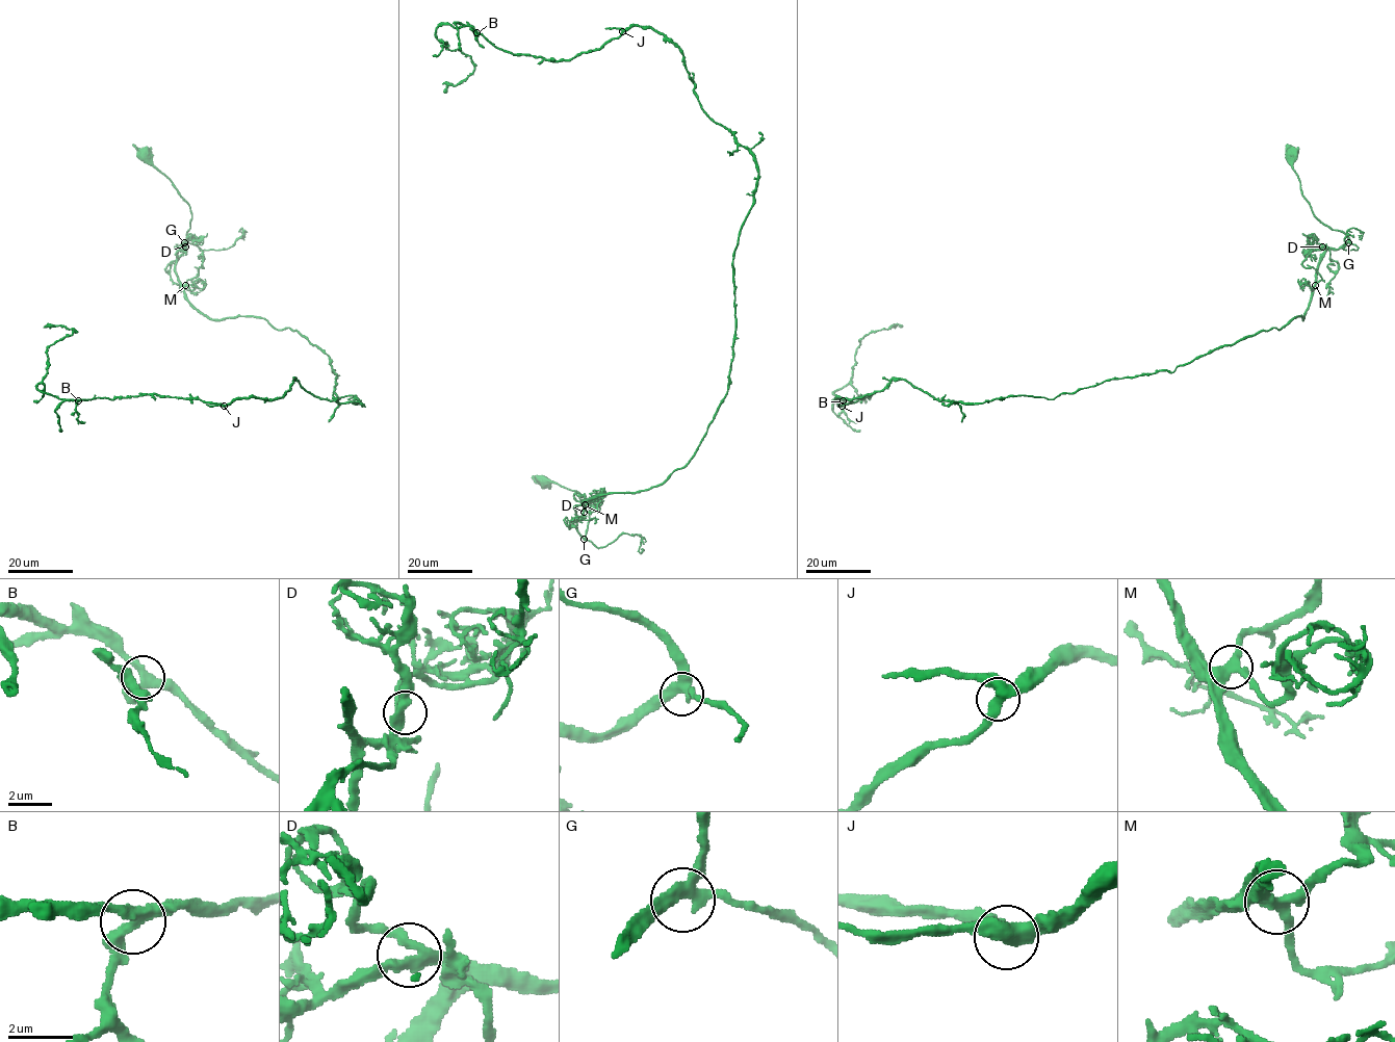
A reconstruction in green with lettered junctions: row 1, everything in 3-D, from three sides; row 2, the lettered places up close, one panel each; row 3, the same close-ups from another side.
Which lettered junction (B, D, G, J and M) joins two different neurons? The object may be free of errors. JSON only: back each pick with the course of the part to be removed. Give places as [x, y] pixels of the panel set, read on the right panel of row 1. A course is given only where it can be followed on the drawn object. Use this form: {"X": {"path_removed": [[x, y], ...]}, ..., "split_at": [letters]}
{"split_at": []}

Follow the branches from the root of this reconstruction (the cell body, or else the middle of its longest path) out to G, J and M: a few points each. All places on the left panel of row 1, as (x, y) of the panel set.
G: (145, 155), (189, 206), (191, 218), (184, 242)
J: (145, 155), (190, 211), (183, 295), (296, 331), (359, 400), (294, 379), (224, 406)
M: (145, 155), (172, 182), (190, 211), (190, 228), (185, 241), (178, 249), (175, 262), (175, 275), (185, 285)

